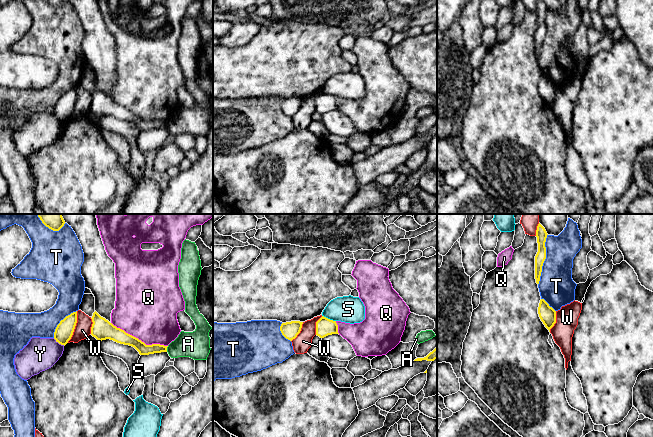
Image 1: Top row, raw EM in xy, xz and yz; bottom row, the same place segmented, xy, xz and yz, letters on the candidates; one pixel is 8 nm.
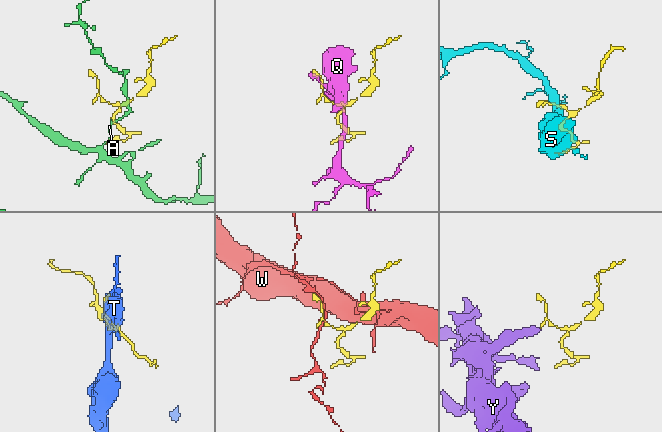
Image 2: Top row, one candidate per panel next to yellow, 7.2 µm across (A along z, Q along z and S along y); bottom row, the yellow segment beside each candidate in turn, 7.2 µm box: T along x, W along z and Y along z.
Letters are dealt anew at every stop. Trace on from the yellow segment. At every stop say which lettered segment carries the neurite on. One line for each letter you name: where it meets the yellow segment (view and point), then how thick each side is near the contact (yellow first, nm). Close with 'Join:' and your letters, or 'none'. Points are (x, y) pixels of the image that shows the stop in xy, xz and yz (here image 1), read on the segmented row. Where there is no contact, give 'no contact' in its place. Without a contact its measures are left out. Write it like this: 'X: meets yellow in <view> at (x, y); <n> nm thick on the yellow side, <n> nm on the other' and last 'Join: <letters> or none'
Join: none

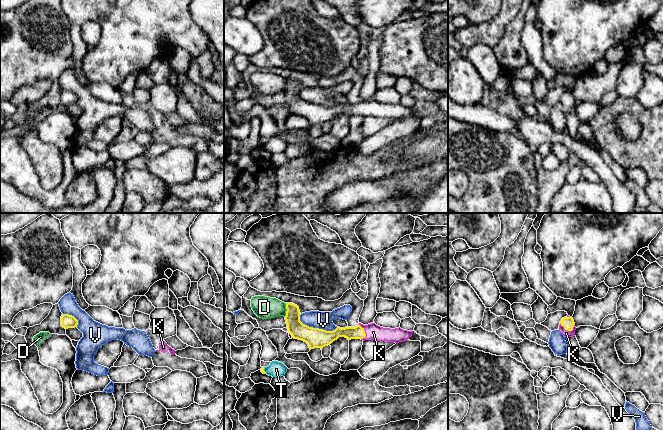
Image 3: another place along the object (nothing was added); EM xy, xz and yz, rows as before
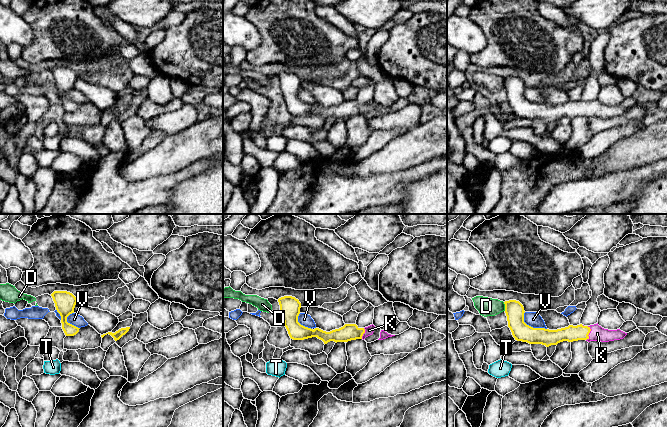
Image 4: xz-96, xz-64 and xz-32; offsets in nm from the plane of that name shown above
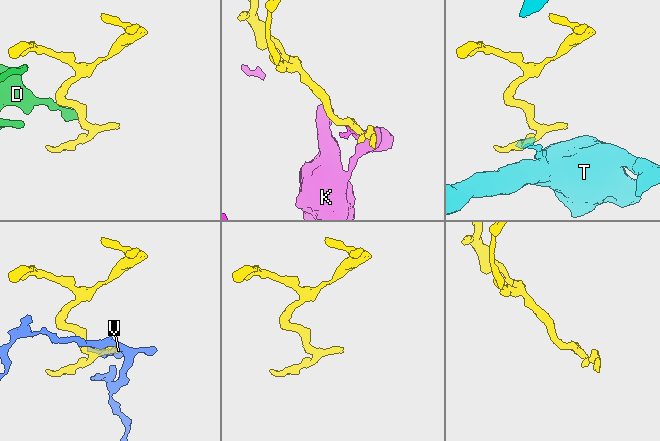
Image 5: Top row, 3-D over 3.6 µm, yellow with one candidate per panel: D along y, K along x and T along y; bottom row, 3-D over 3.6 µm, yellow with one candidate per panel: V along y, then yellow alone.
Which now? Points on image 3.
K: meets yellow in yz at (567, 330); 100 nm thick on the yellow side, 50 nm on the other
Join: K

